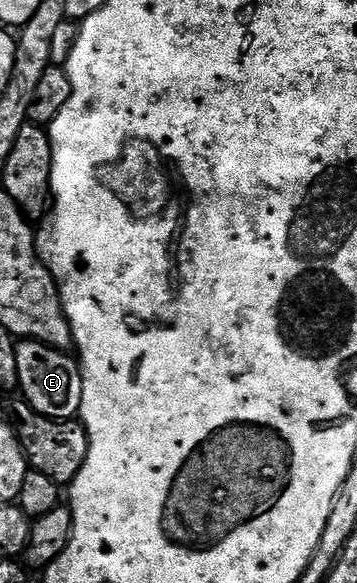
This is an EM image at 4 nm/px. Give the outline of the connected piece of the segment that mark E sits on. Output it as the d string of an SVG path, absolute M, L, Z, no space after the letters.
M23 339L16 346L16 369L21 398L36 413L49 419L73 419L82 400L82 369L73 354L34 339Z

